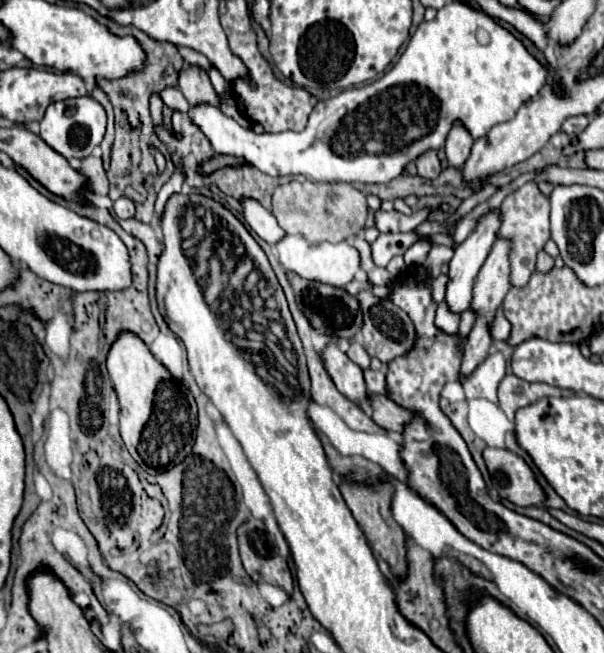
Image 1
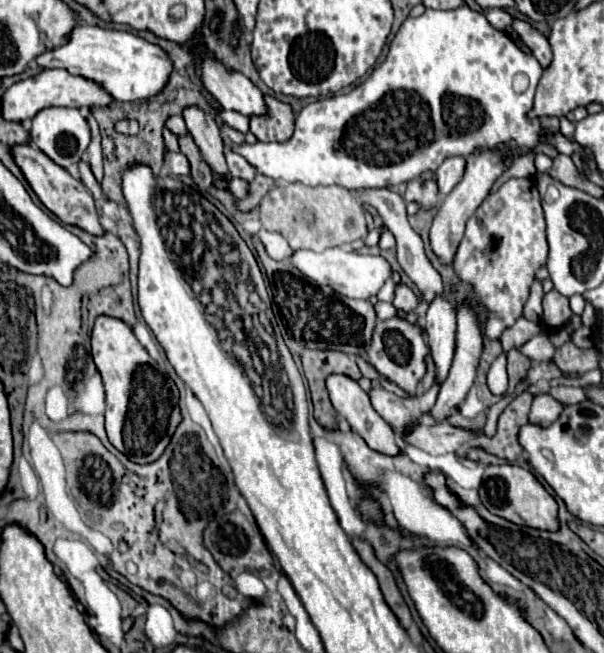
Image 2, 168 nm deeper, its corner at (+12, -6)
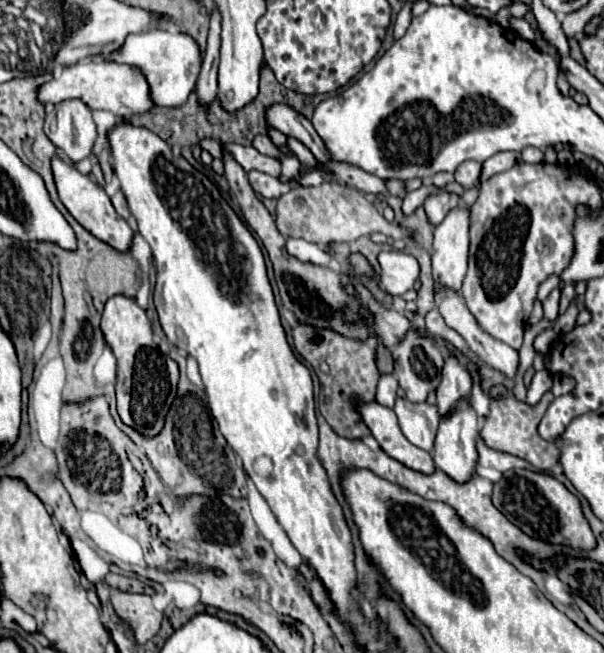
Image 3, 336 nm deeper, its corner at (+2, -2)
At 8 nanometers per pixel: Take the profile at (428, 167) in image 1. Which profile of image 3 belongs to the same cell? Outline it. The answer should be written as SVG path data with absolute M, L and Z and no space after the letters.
M440 192L440 194L434 194L430 198L426 198L424 202L424 210L426 210L426 216L428 220L438 226L442 222L442 218L446 218L446 214L450 210L454 210L458 204L460 204L460 196L458 194L448 194L448 192Z

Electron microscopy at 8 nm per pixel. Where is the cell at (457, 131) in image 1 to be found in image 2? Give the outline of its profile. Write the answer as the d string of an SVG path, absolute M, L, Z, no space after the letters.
M452 156L446 158L438 170L436 170L436 184L438 184L438 194L440 194L440 202L448 196L448 192L460 182L462 174L464 174L464 166L466 160L464 156Z

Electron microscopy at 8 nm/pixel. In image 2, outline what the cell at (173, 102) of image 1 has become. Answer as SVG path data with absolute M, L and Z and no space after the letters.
M176 114L176 116L168 118L168 120L166 120L166 128L168 128L170 132L174 132L176 136L186 134L186 124L184 124L184 120L182 120L182 116L180 116L180 114Z

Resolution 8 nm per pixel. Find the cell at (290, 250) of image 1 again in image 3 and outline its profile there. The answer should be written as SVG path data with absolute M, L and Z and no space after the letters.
M398 250L380 252L380 288L392 296L402 296L406 290L412 290L414 282L420 276L420 264L414 256Z

